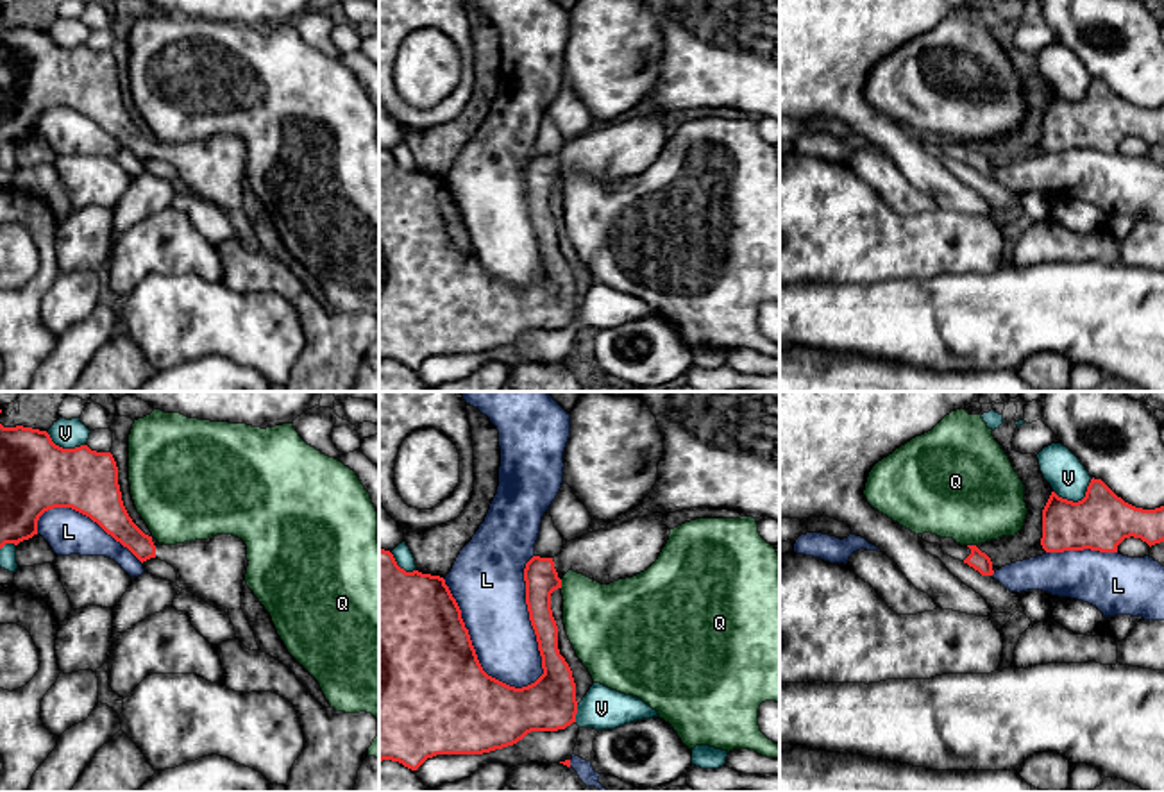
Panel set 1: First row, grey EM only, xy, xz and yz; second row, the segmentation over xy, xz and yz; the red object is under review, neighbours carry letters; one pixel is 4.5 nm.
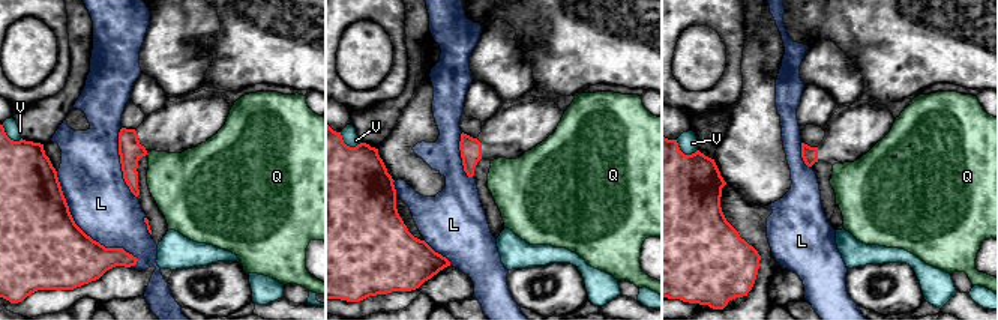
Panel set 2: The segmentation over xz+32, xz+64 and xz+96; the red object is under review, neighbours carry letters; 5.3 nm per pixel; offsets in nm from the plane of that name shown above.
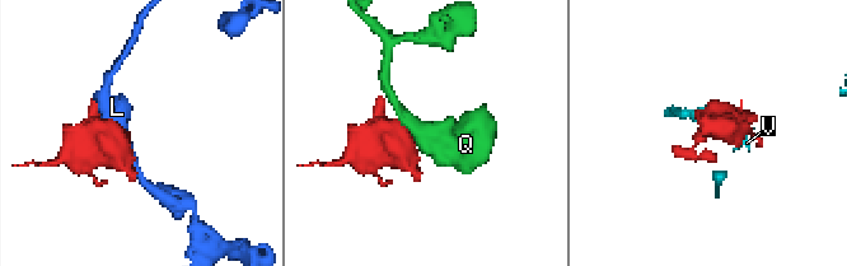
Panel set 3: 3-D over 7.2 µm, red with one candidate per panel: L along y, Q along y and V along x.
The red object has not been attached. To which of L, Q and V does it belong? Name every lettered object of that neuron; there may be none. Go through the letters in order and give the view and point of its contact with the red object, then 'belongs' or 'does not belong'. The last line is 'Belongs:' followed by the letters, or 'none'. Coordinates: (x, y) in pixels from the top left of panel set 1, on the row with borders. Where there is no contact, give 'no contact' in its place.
L: contact xz (533, 628); does not belong
Q: contact xz (560, 583); does not belong
V: contact yz (1079, 501); does not belong
Belongs: none

